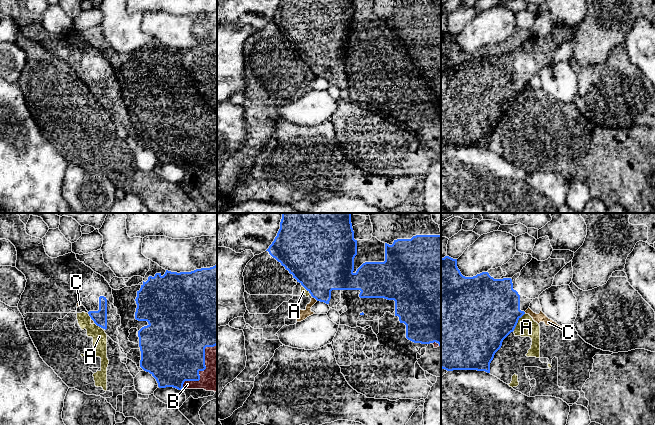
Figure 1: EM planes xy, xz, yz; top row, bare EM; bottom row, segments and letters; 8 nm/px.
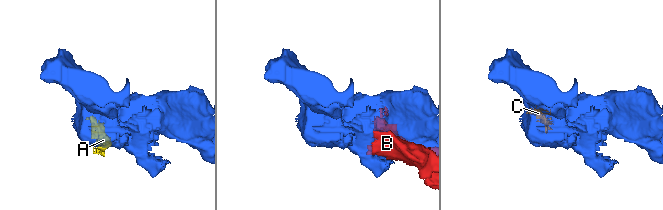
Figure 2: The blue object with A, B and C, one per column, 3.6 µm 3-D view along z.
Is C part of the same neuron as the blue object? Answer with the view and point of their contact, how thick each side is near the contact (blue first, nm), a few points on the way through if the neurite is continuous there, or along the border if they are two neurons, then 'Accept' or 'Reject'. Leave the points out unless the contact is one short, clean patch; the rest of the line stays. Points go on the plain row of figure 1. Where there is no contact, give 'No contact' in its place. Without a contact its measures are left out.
Touches blue at xz (315, 74). Thickness 400 nm (blue) against 80 nm. Boundary: xz (312, 72), (317, 76). Reject

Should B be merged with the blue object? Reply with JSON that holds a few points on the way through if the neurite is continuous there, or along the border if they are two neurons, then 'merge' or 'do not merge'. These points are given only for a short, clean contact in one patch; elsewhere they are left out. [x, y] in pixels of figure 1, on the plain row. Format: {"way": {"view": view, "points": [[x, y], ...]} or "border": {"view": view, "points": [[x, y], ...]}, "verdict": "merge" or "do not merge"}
{"verdict": "merge"}

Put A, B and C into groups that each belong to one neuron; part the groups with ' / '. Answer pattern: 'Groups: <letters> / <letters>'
Groups: A C / B

